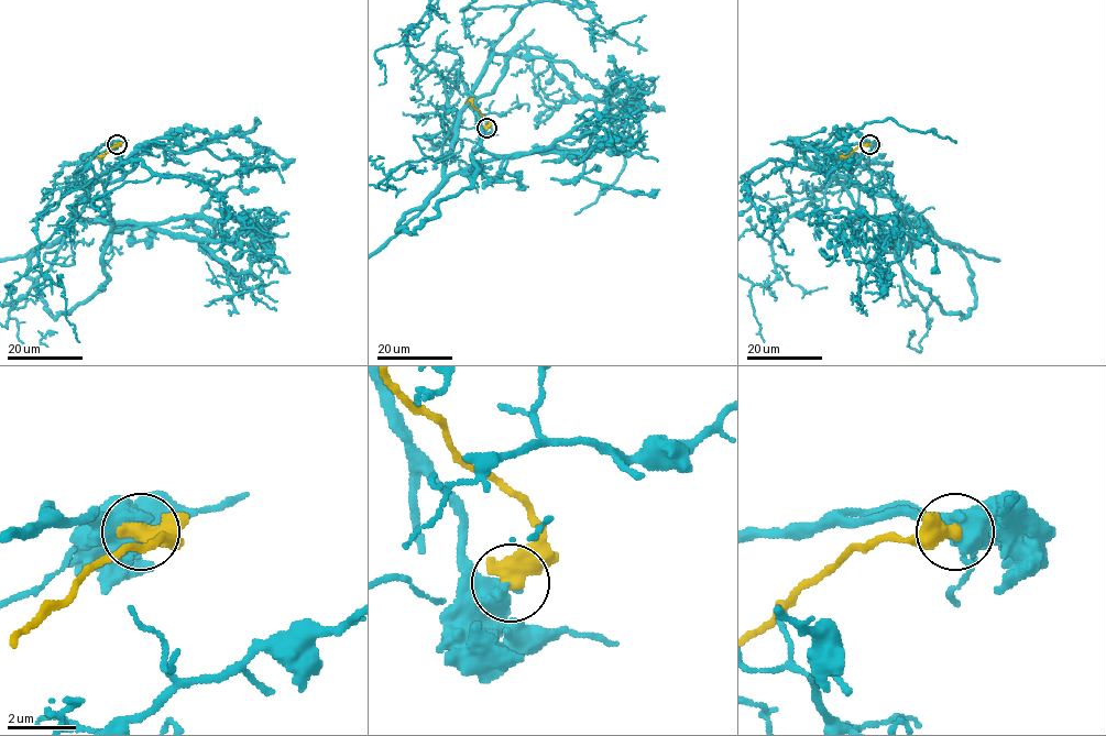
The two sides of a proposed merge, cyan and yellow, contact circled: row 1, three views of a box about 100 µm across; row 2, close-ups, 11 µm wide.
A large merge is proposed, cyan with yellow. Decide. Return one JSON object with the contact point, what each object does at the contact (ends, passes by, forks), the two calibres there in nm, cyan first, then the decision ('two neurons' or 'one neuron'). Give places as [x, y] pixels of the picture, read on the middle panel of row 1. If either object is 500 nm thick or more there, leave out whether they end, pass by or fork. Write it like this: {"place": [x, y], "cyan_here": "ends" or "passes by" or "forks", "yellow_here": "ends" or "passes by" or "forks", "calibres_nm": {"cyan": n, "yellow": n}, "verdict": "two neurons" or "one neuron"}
{"place": [486, 128], "calibres_nm": {"cyan": 750, "yellow": 600}, "verdict": "two neurons"}

